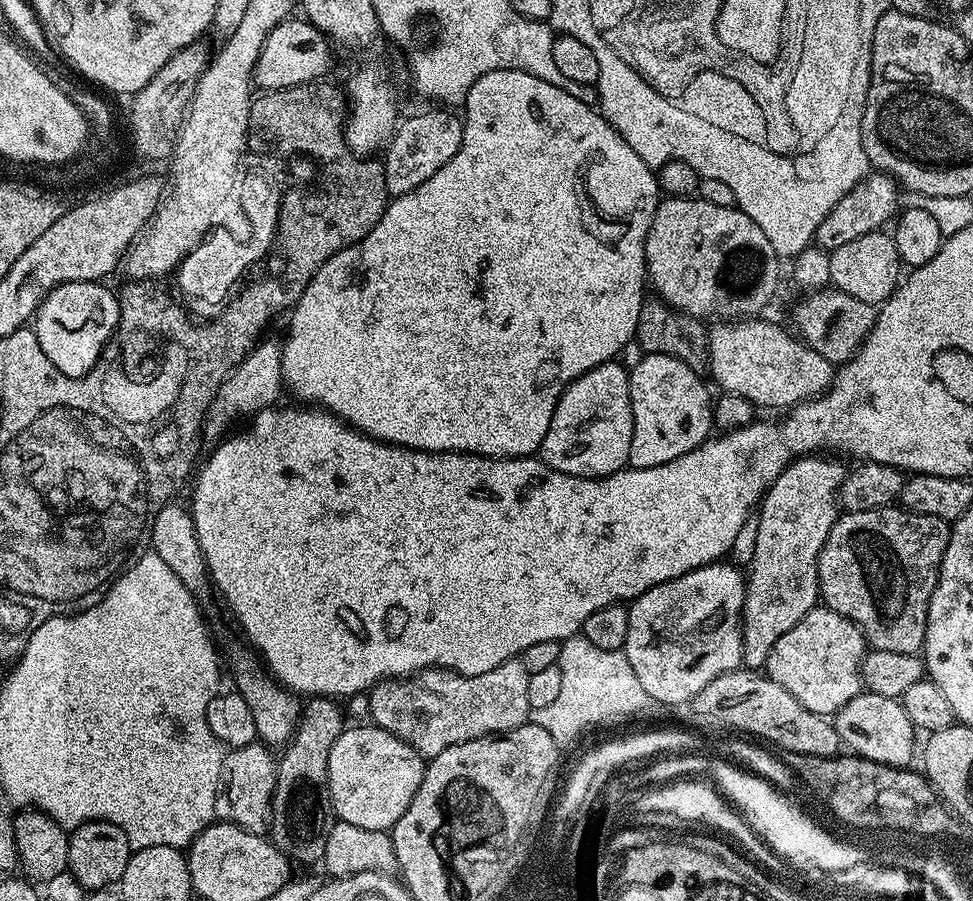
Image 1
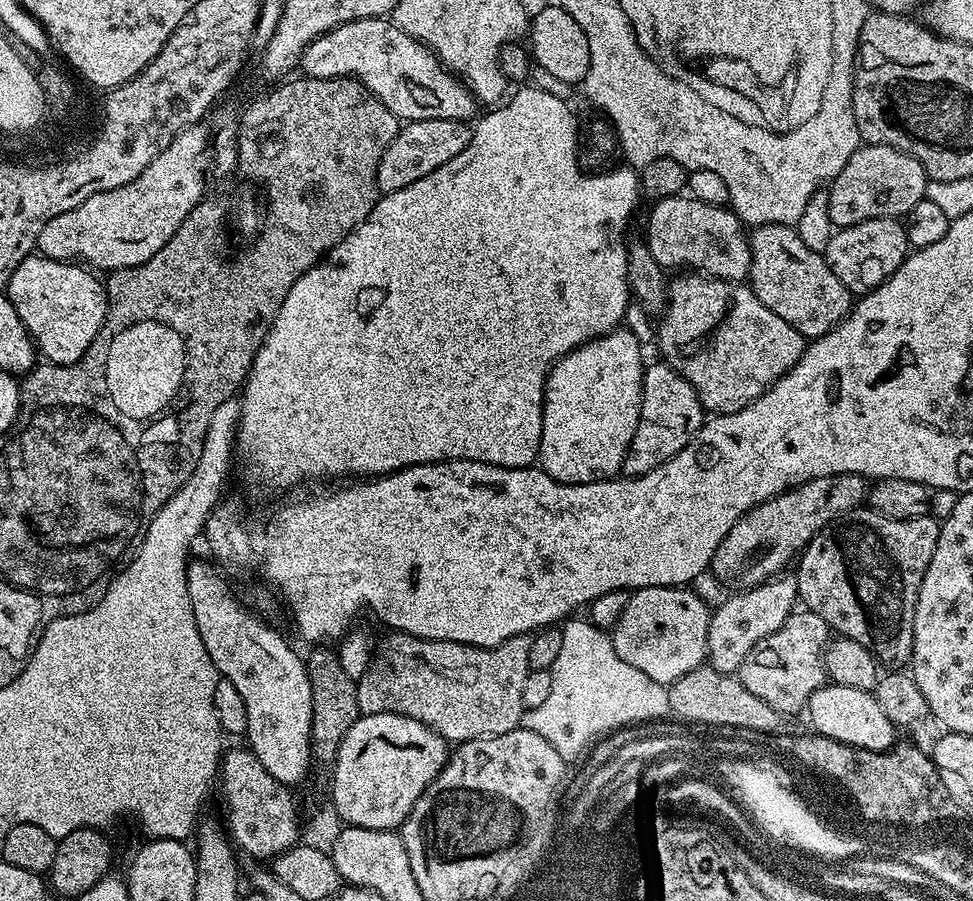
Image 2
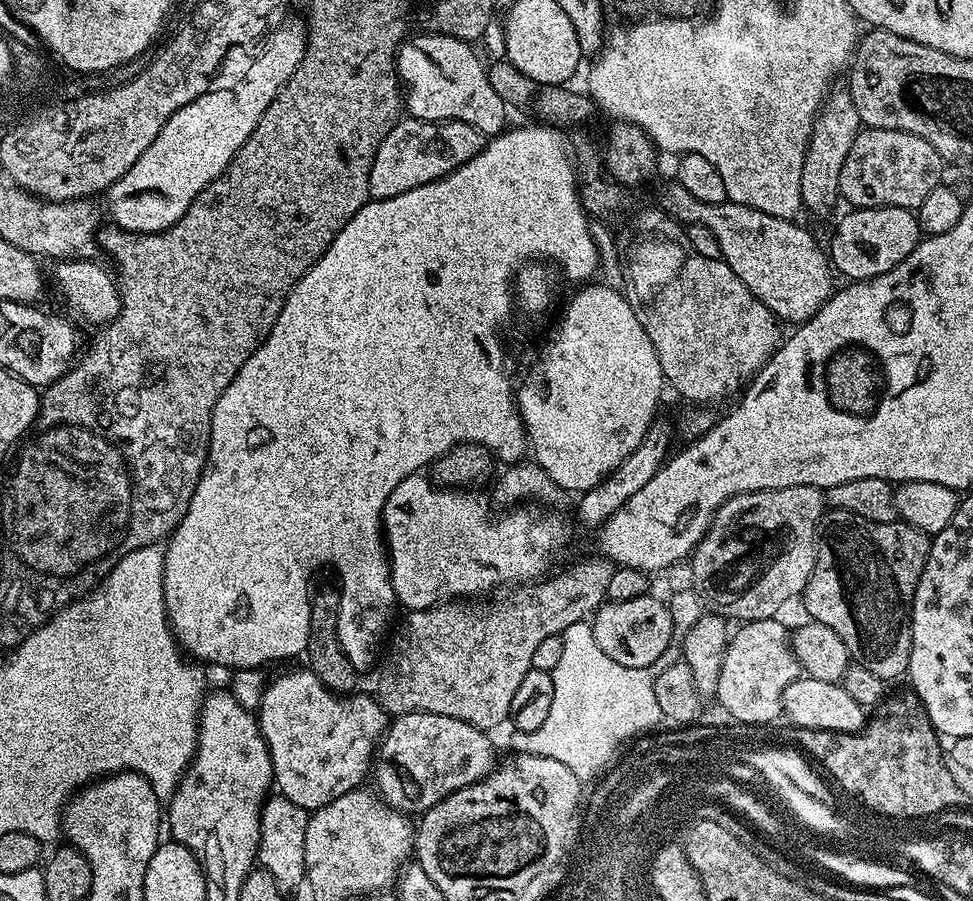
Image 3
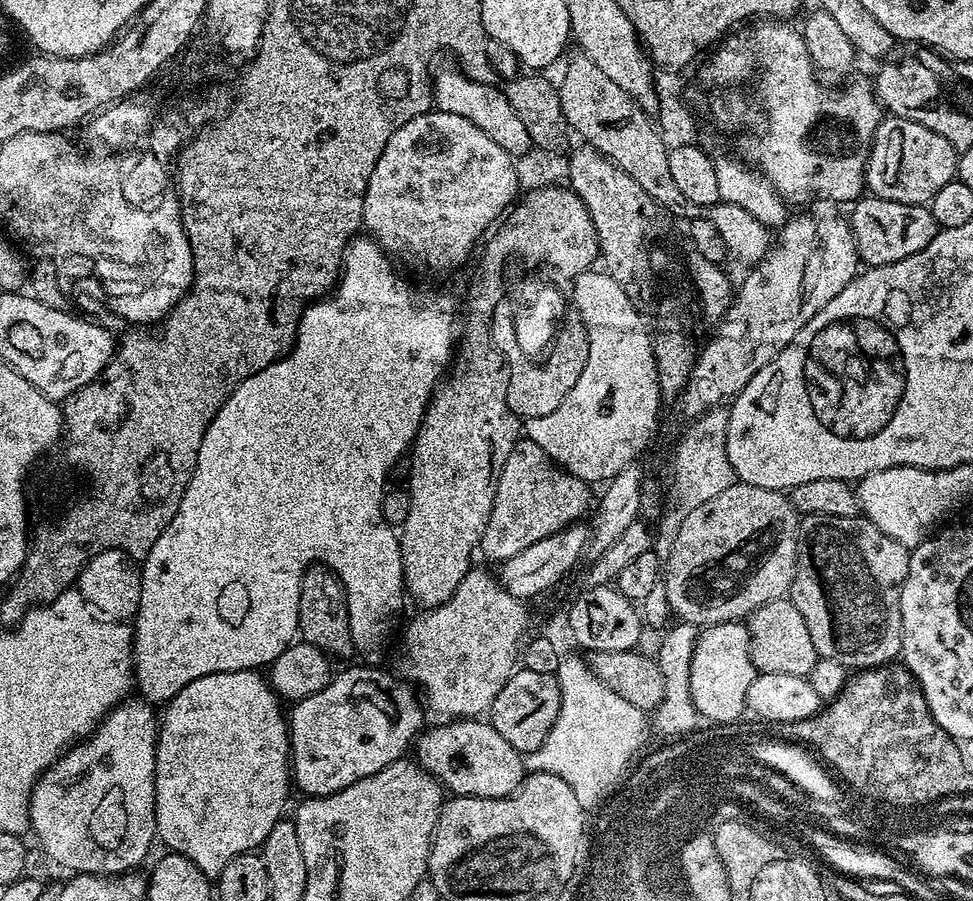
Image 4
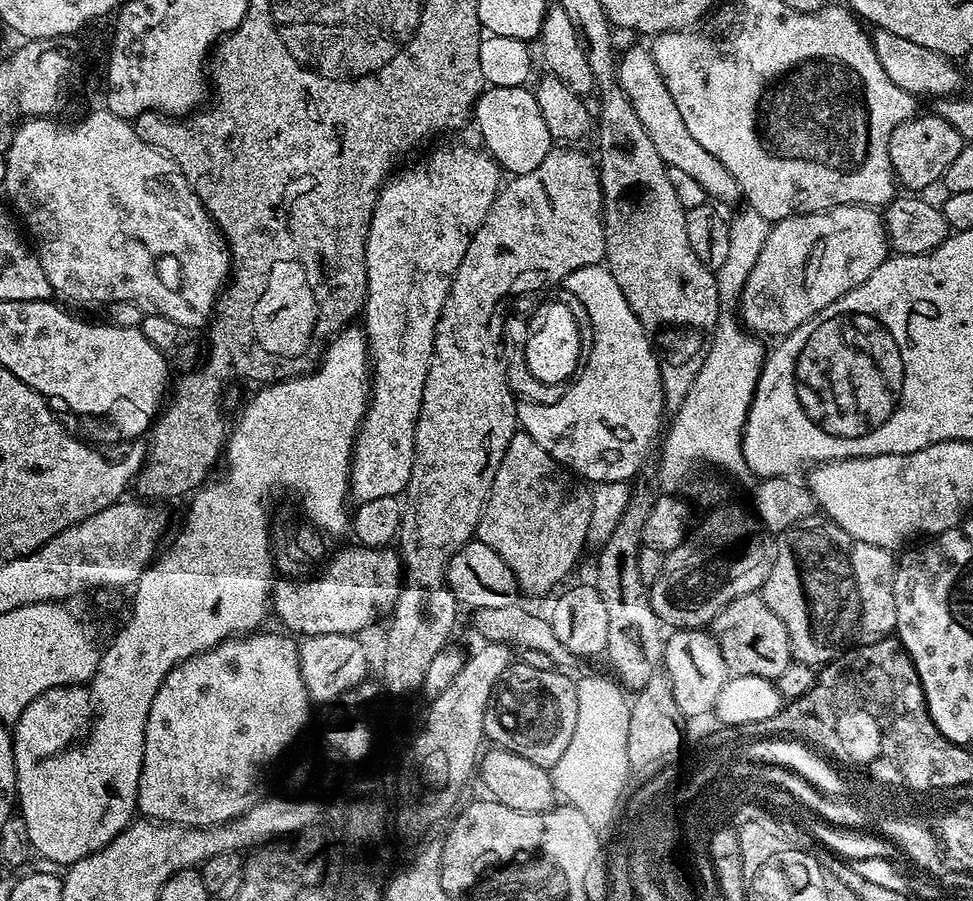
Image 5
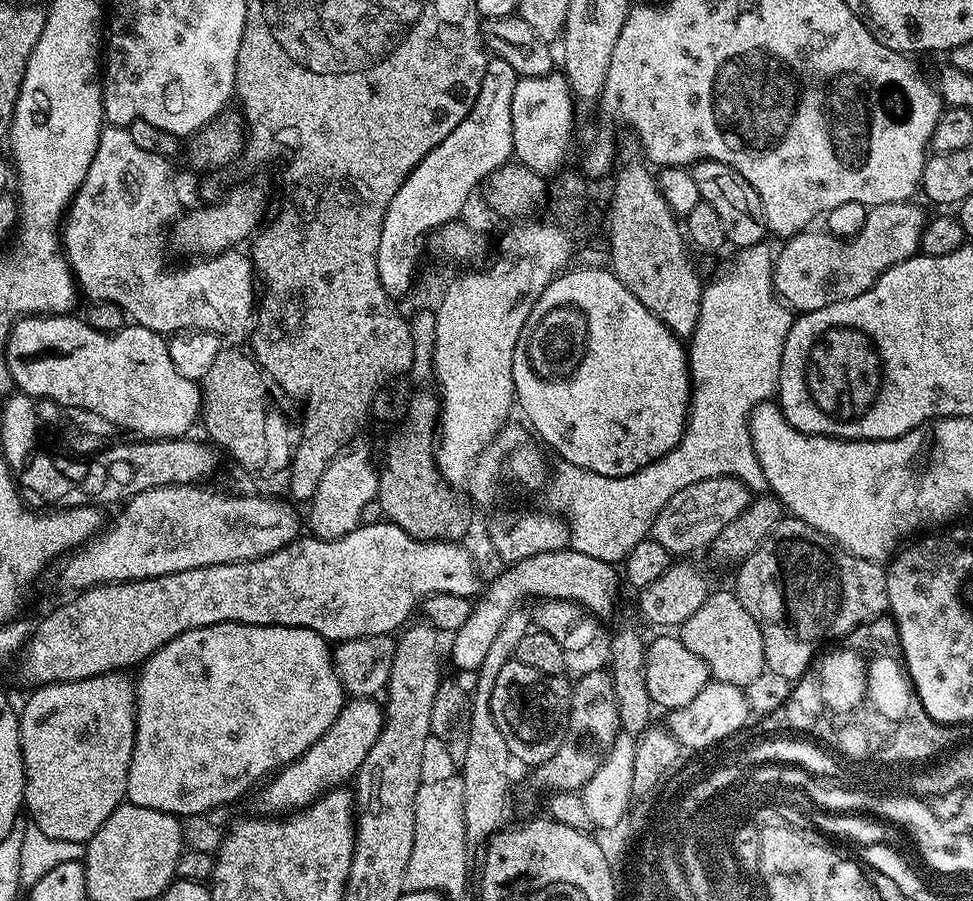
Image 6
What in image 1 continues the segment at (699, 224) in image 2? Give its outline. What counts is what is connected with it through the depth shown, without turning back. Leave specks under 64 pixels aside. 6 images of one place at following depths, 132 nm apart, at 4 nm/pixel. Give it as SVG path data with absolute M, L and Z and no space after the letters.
M673 196L661 199L652 215L644 243L644 263L647 279L651 287L652 284L656 287L655 295L677 312L686 312L693 318L752 318L771 298L772 287L780 276L781 261L770 238L762 234L762 226L758 226L758 222L754 222L754 218L747 216L741 208L714 206L714 202L690 196Z

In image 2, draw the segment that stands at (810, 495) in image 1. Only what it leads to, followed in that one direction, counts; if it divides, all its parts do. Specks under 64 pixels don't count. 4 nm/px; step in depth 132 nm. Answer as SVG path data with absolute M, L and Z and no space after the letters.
M784 574L769 580L767 584L759 584L756 588L745 588L732 594L728 601L716 606L712 612L707 663L727 676L739 673L746 654L750 654L750 650L754 650L754 646L758 646L762 638L781 628L797 604L796 578L792 574Z

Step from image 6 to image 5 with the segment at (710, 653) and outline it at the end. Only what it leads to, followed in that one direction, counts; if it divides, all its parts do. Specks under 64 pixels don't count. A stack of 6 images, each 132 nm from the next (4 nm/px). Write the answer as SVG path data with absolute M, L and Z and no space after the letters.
M763 595L734 598L730 606L713 618L710 631L718 642L718 650L722 650L722 658L732 676L757 676L775 682L778 674L782 674L782 670L793 663L786 626L782 626L778 614L766 606Z

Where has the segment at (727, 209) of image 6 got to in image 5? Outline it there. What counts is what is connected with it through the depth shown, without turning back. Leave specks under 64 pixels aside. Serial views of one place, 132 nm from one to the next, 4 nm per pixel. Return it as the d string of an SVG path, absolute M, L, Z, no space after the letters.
M647 47L626 49L616 65L616 77L622 90L628 95L629 102L633 104L634 113L638 114L639 121L642 122L651 141L654 142L654 147L658 150L658 155L662 158L664 165L690 174L690 178L694 178L694 182L702 186L705 197L711 198L717 205L741 203L740 187L738 182L734 182L734 174L730 174L730 170L726 170L726 166L722 166L722 162L718 162L718 158L714 158L714 154L710 154L710 150L706 150L693 138L690 130L686 130L686 122L682 122L682 114L678 114L678 106L674 106L674 98L670 98L670 90L666 90L666 84L660 71L656 69L651 51Z

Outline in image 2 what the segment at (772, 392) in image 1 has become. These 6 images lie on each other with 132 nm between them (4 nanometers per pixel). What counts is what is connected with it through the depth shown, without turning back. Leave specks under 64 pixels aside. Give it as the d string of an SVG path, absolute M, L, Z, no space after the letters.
M703 274L689 277L688 285L681 292L671 293L671 304L663 317L665 320L656 332L660 339L660 352L664 355L661 357L663 363L670 365L682 374L682 378L686 378L686 382L690 382L690 386L694 386L705 413L725 416L753 404L768 385L785 376L803 354L806 338L794 330L790 322L782 322L774 310L762 306L747 283L718 280Z

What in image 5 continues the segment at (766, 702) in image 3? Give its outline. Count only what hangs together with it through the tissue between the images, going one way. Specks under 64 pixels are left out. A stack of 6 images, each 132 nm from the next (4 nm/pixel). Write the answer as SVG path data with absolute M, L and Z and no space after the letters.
M681 628L671 635L664 642L662 672L669 678L673 700L681 717L704 718L716 707L718 694L722 694L722 686L730 678L722 650L718 650L718 642L708 630Z

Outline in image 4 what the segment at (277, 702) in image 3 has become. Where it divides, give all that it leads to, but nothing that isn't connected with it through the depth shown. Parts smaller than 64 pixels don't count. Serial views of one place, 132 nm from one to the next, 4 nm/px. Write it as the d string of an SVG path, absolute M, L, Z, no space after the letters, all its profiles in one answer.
M359 667L340 673L337 671L324 689L291 705L292 712L290 708L287 717L290 776L295 787L297 784L304 791L305 797L329 796L346 786L354 786L354 782L362 782L362 778L370 778L370 774L378 774L378 770L401 759L425 727L426 708L418 699L417 689L413 685L383 672L383 667Z

